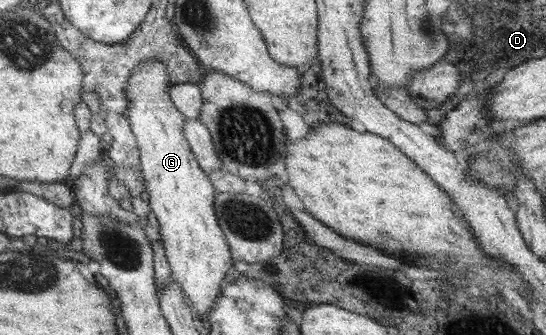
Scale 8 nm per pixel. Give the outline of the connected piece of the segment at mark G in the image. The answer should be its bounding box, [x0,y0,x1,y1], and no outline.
[125,59,234,318]

